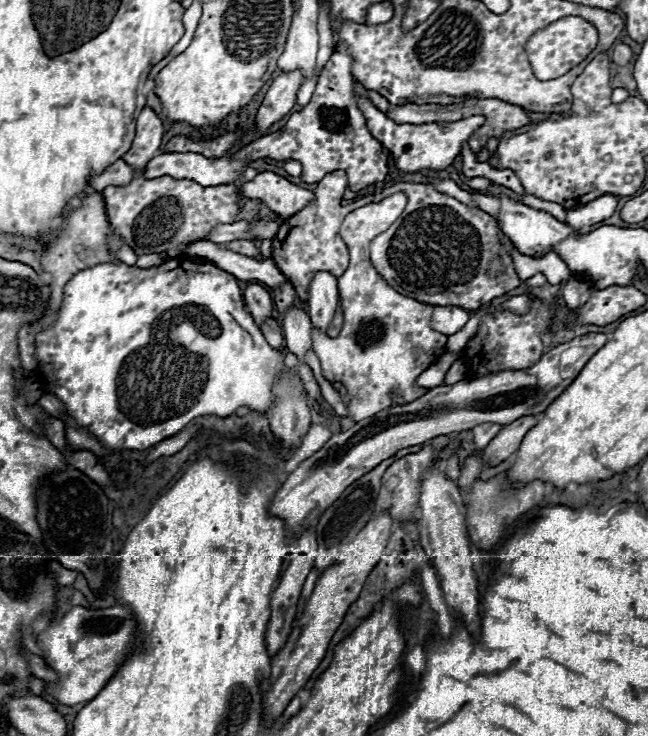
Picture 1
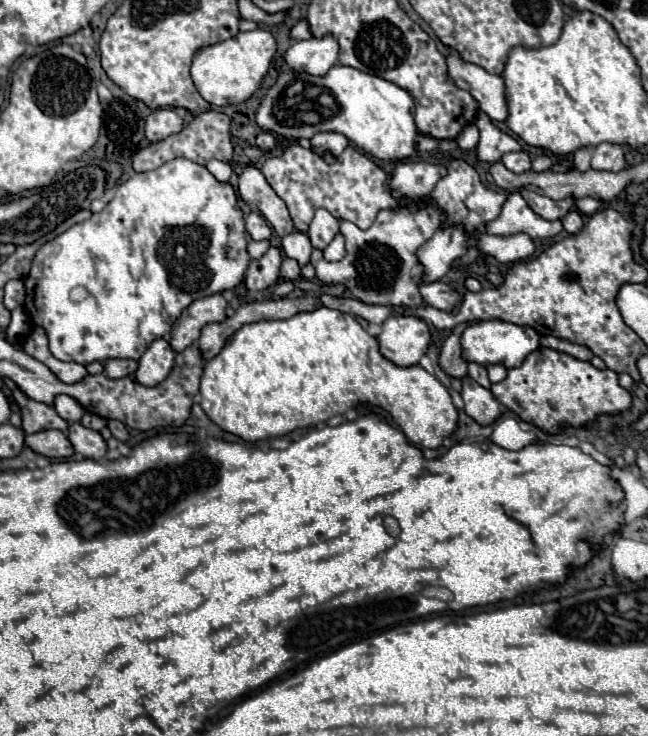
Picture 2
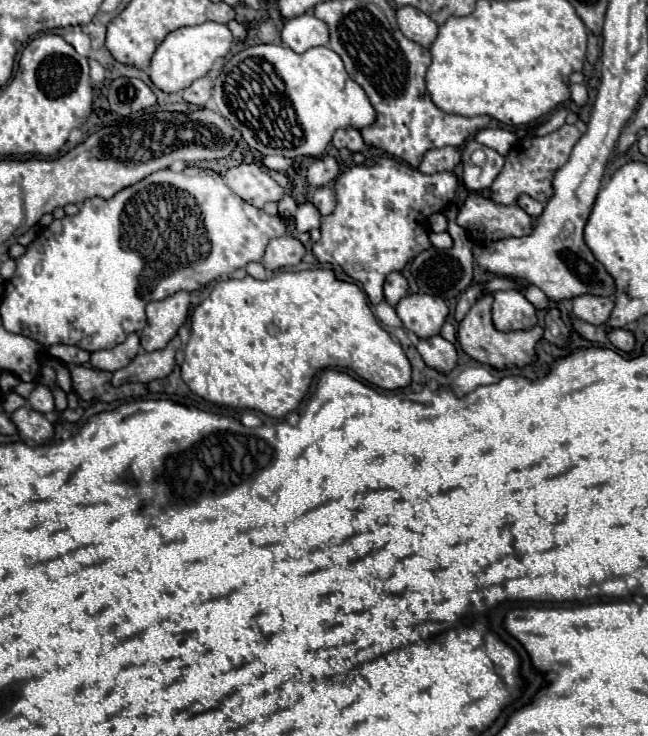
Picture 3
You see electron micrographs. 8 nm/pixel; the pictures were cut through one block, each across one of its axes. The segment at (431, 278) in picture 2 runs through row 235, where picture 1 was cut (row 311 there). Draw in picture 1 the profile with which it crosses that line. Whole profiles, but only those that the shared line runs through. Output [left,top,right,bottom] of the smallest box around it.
[430,306,470,334]

